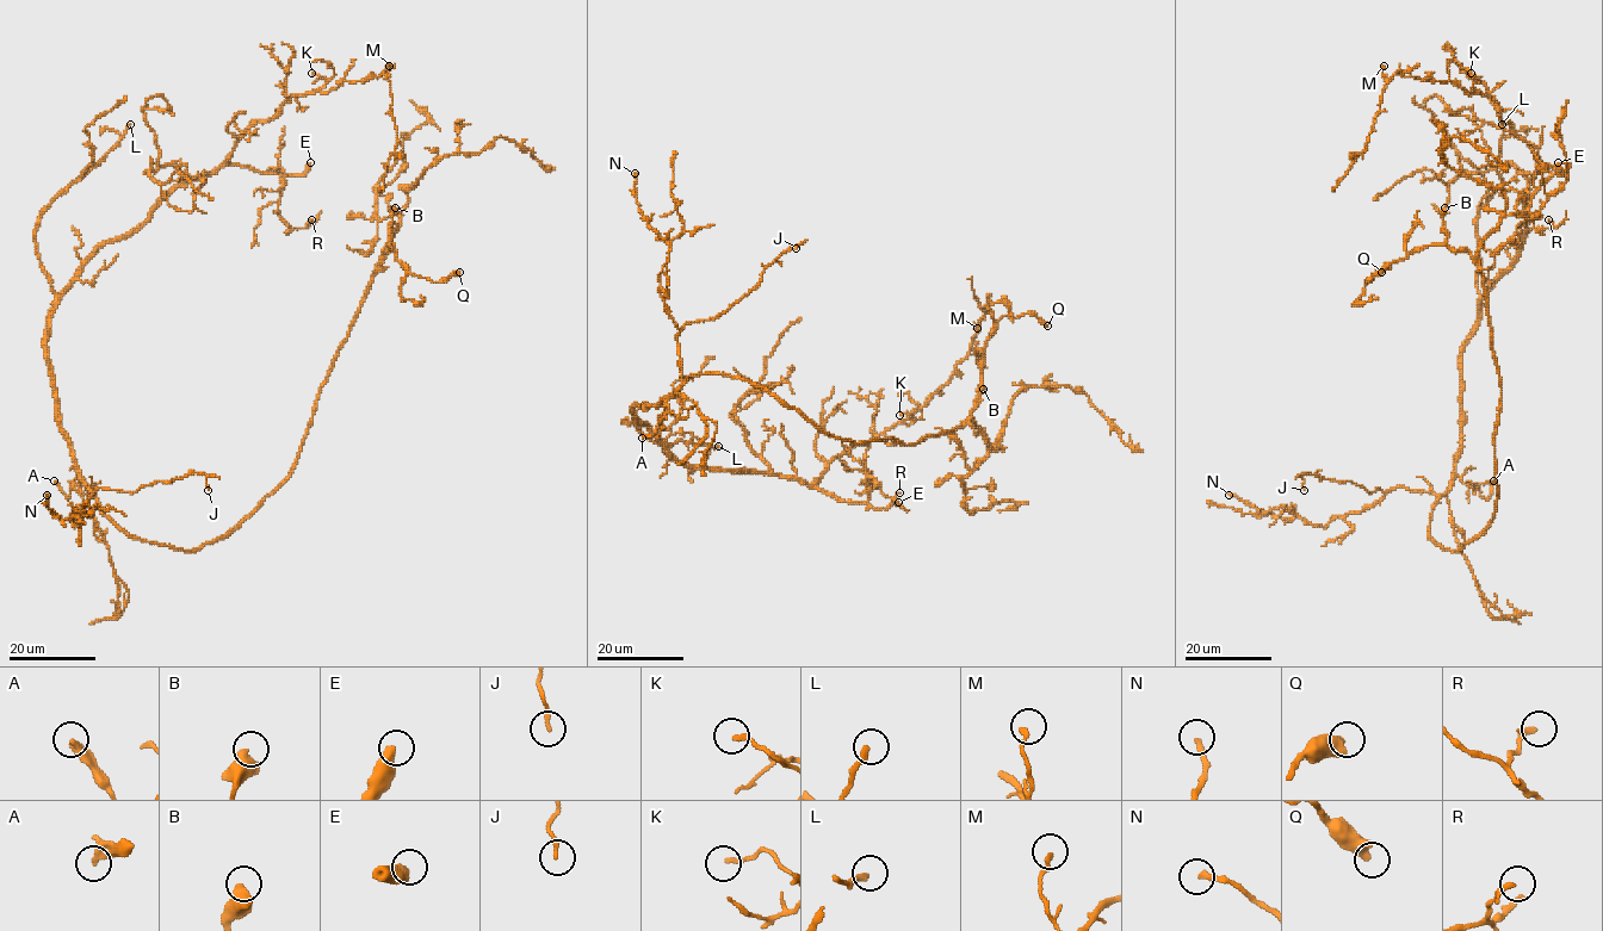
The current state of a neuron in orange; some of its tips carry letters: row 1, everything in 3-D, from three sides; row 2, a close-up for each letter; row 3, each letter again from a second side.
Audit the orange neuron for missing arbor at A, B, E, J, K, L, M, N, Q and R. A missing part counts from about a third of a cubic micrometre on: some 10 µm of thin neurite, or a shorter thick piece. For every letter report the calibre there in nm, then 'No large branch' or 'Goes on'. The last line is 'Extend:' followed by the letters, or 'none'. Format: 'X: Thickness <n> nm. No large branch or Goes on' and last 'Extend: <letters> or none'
A: Thickness 280 nm. No large branch
B: Thickness 550 nm. No large branch
E: Thickness 440 nm. Goes on
J: Thickness 170 nm. No large branch
K: Thickness 200 nm. No large branch
L: Thickness 280 nm. Goes on
M: Thickness 190 nm. No large branch
N: Thickness 240 nm. Goes on
Q: Thickness 500 nm. No large branch
R: Thickness 260 nm. No large branch
Extend: E, L, N

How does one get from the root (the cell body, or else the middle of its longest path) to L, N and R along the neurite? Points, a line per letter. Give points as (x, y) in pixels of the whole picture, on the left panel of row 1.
L: (87, 490), (62, 428), (47, 345), (56, 293), (41, 261), (35, 227), (41, 212), (96, 166), (130, 124)
N: (87, 490), (94, 495), (90, 486), (92, 495), (72, 515), (75, 527), (81, 519), (59, 517), (47, 495)
R: (87, 490), (47, 345), (75, 274), (174, 190), (228, 165), (279, 173), (280, 218), (311, 219)

